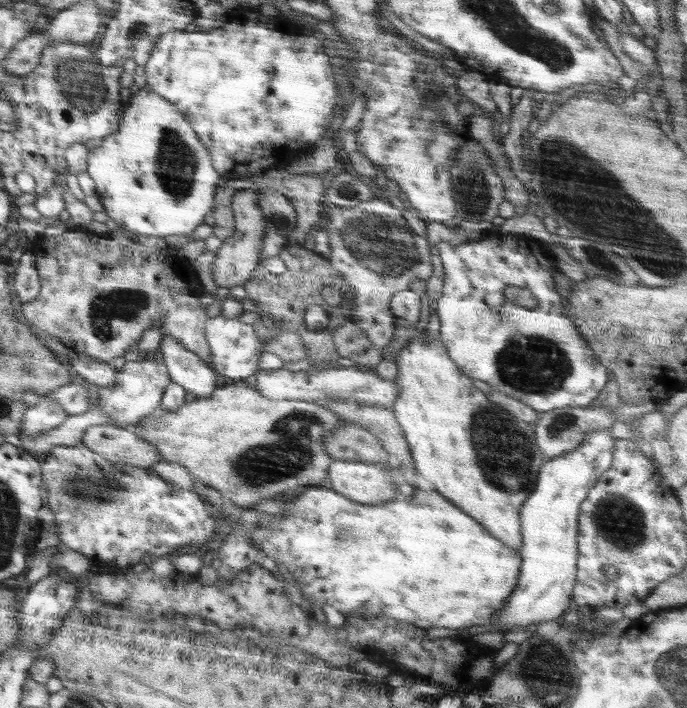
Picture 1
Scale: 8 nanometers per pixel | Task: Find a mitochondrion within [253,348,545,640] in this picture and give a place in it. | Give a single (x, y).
(505, 457)

